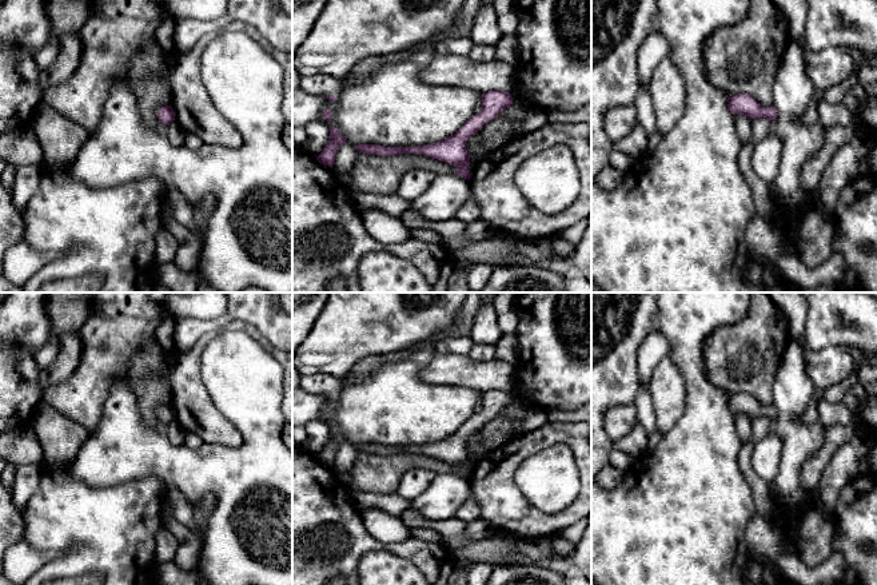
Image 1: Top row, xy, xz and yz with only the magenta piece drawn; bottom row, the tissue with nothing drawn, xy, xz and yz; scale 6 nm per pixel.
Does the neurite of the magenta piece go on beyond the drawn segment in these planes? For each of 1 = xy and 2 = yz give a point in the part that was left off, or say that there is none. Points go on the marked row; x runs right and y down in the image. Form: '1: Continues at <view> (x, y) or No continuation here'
1: No continuation here
2: No continuation here

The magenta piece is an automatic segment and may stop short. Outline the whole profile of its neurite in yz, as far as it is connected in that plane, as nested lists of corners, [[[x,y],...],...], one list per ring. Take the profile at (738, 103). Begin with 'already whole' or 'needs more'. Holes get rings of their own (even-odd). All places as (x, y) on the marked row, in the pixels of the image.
already whole; [[[748,93],[729,95],[727,108],[733,115],[745,115],[750,119],[766,118],[776,122],[777,111],[773,106],[764,107]]]

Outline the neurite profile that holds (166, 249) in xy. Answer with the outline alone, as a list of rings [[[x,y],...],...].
[[[164,227],[156,234],[155,256],[158,264],[172,263],[178,250],[176,238]]]

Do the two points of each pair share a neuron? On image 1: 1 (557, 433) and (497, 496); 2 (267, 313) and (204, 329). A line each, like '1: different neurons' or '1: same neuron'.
1: same neuron
2: same neuron

